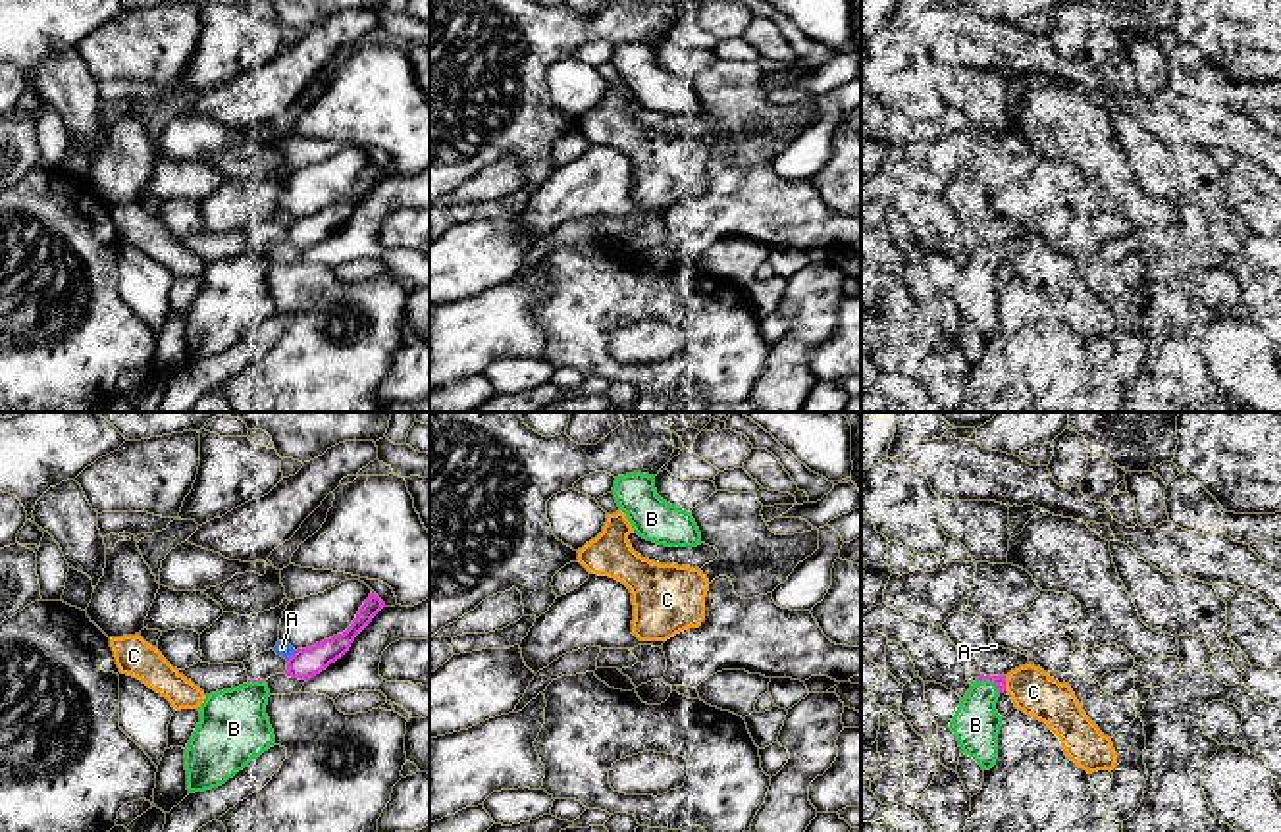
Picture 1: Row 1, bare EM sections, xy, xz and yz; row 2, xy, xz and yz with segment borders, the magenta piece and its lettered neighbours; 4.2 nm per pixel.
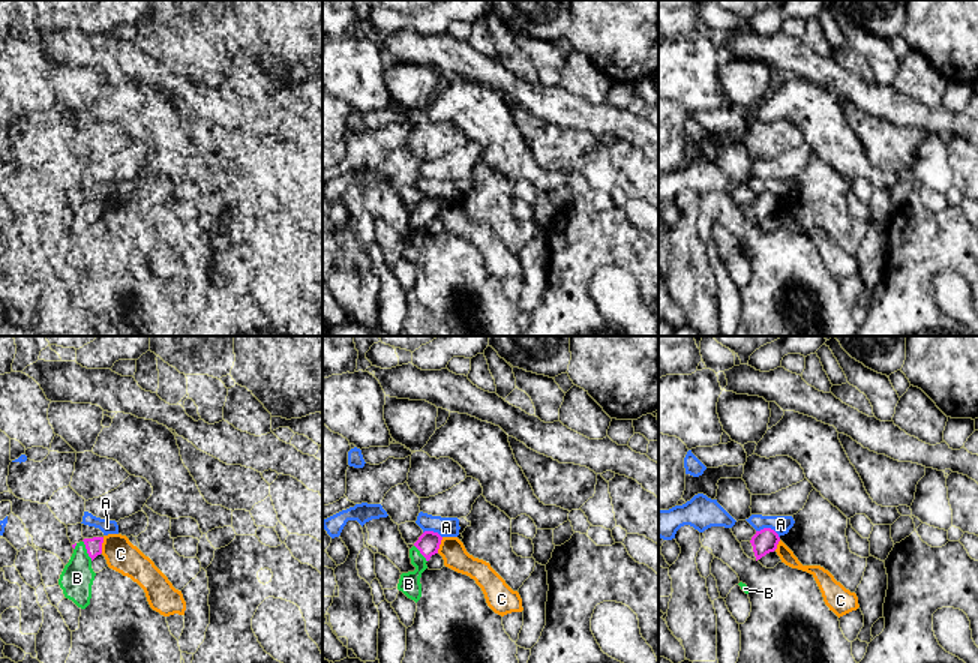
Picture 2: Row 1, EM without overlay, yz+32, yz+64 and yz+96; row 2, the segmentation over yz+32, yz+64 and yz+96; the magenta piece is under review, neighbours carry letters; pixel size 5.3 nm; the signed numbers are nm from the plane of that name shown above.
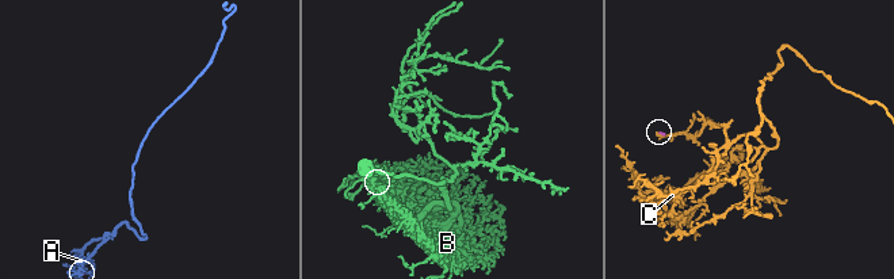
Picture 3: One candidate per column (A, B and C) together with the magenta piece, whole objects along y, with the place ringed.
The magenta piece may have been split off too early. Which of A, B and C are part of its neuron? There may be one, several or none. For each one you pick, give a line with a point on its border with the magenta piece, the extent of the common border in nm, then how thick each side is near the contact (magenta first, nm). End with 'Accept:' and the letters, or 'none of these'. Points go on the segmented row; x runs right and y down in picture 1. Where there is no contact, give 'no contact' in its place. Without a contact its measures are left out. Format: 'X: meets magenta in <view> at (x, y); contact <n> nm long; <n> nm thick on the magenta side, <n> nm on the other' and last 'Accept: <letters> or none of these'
B: meets magenta in yz at (989, 678); contact 120 nm long; 50 nm thick on the magenta side, 200 nm on the other
Accept: B

